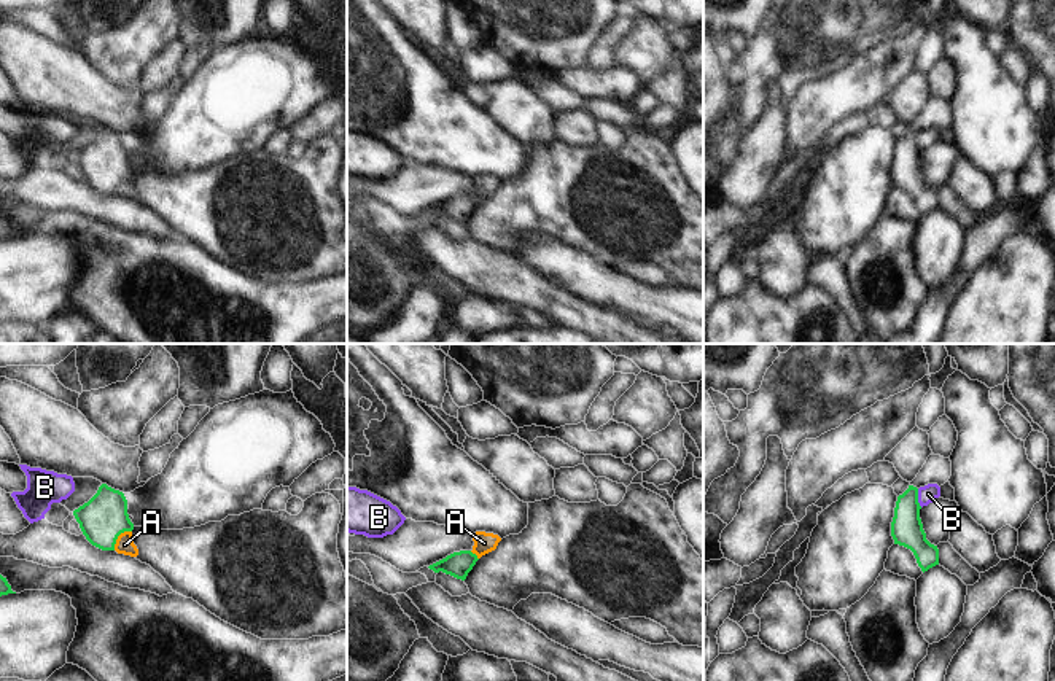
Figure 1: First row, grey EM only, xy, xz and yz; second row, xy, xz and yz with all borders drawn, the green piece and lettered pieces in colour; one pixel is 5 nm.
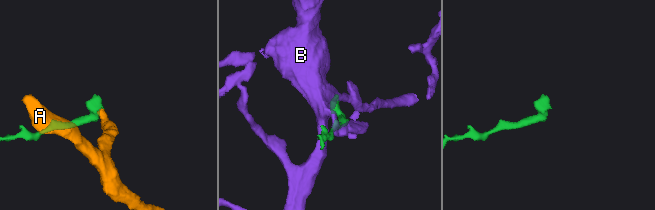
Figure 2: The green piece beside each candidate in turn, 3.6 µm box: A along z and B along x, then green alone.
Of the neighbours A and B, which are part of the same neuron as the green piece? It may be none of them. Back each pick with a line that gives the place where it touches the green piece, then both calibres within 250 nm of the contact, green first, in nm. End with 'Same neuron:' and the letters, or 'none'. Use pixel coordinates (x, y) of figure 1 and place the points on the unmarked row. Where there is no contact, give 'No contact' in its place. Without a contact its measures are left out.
A: Touches green at xy (118, 179). Thickness 240 nm (green) against 100 nm
Same neuron: A.

